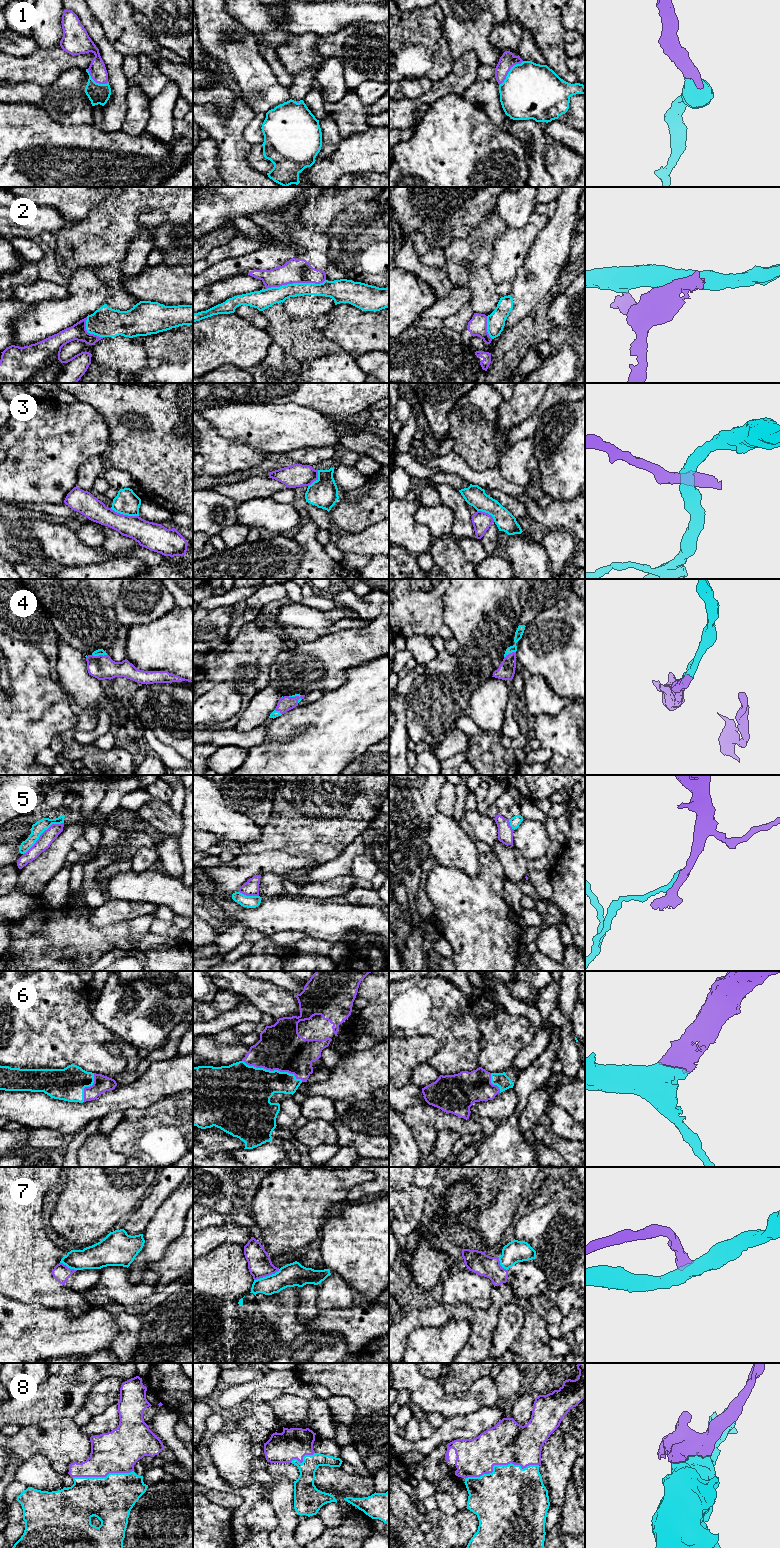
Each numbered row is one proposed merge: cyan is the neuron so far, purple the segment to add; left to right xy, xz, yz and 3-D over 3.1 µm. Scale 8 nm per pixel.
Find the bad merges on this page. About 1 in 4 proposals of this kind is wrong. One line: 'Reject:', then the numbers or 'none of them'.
Reject: 2, 3, 5, 7

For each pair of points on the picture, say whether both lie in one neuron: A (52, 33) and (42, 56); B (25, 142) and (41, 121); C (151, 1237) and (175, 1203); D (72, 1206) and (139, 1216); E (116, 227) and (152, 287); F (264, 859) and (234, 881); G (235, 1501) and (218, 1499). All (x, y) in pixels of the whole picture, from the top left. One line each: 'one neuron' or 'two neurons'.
A: two neurons
B: one neuron
C: one neuron
D: two neurons
E: two neurons
F: one neuron
G: one neuron

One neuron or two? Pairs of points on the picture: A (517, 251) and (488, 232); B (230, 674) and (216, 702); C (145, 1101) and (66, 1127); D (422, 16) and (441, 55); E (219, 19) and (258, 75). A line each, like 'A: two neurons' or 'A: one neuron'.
A: two neurons
B: two neurons
C: one neuron
D: one neuron
E: one neuron

